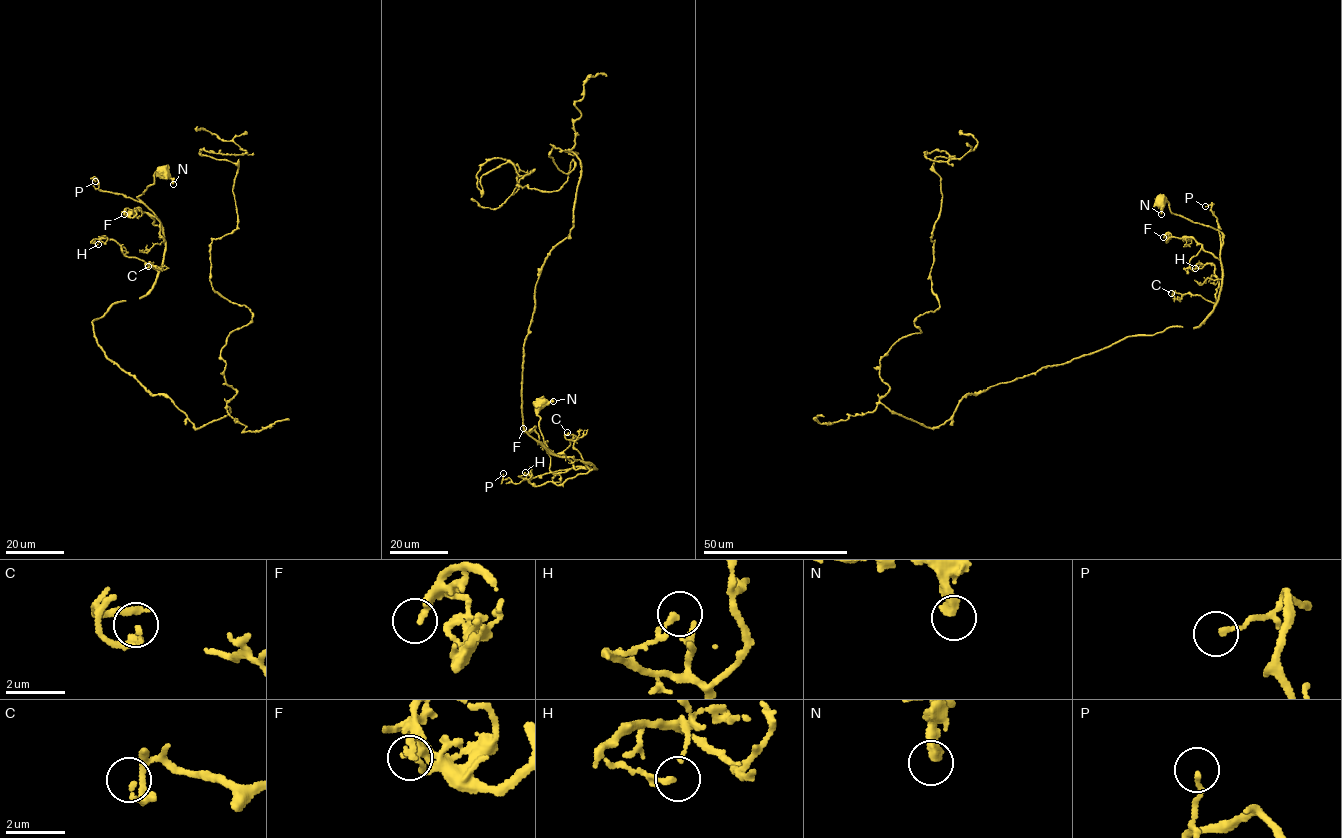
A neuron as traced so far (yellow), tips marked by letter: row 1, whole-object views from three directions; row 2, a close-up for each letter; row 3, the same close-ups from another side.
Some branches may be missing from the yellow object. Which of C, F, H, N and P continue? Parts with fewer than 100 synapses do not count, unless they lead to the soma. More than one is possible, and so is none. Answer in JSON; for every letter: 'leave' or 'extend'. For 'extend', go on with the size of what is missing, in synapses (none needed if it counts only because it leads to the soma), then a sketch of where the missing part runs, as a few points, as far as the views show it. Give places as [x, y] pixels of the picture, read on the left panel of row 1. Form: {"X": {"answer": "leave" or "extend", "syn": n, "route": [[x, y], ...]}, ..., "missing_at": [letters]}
{"C": {"answer": "leave"}, "F": {"answer": "leave"}, "H": {"answer": "leave"}, "N": {"answer": "leave"}, "P": {"answer": "leave"}, "missing_at": []}

